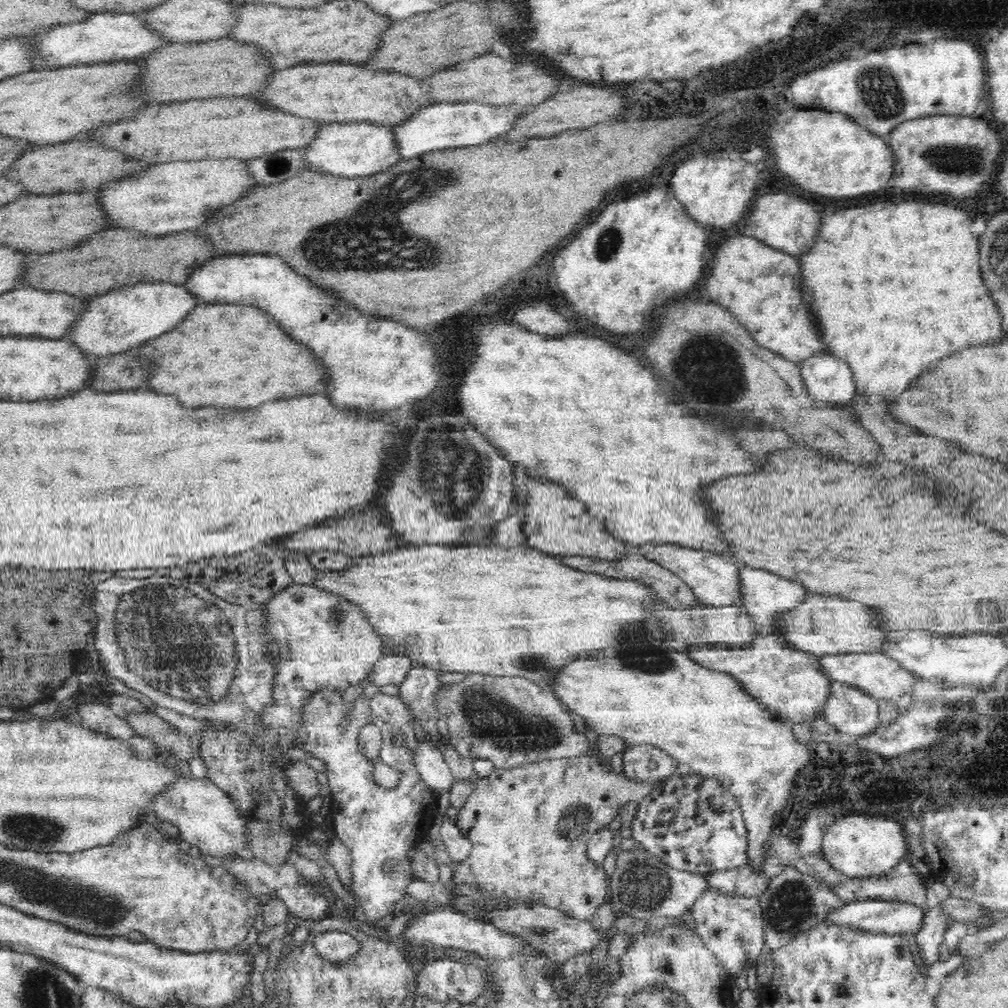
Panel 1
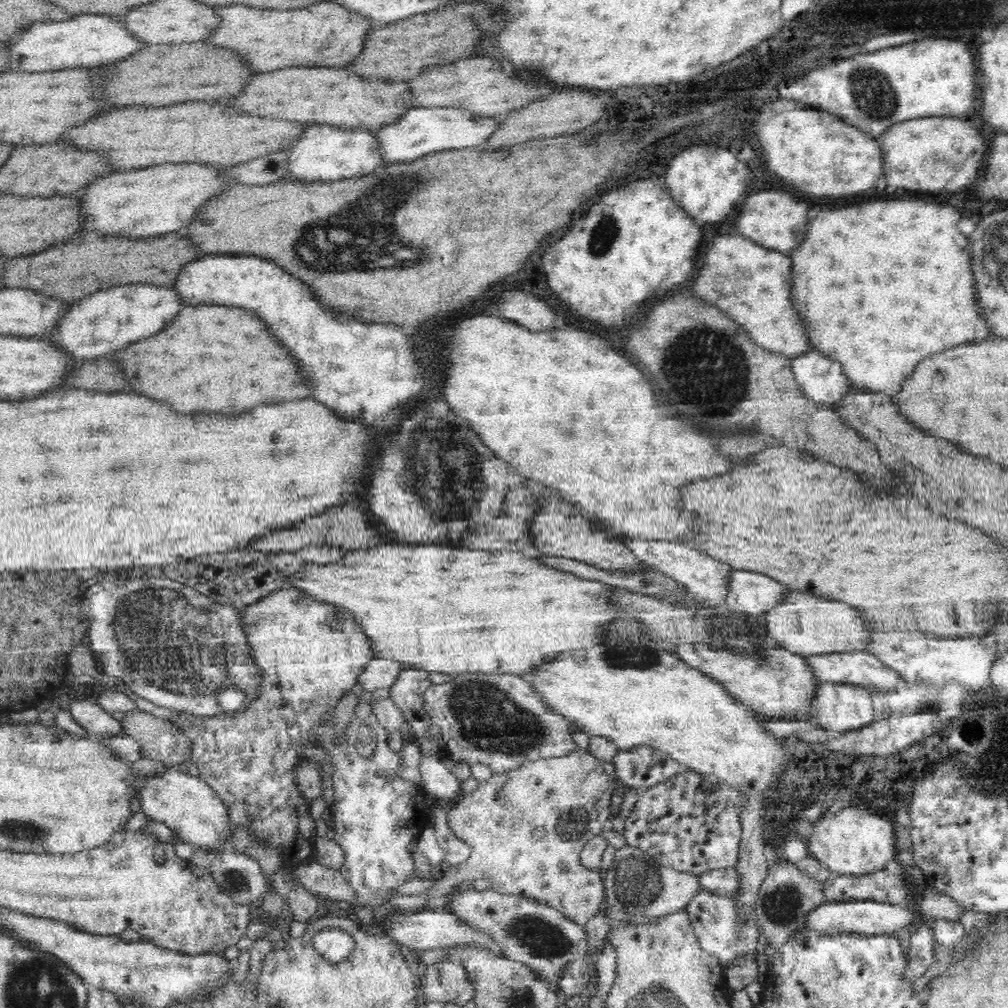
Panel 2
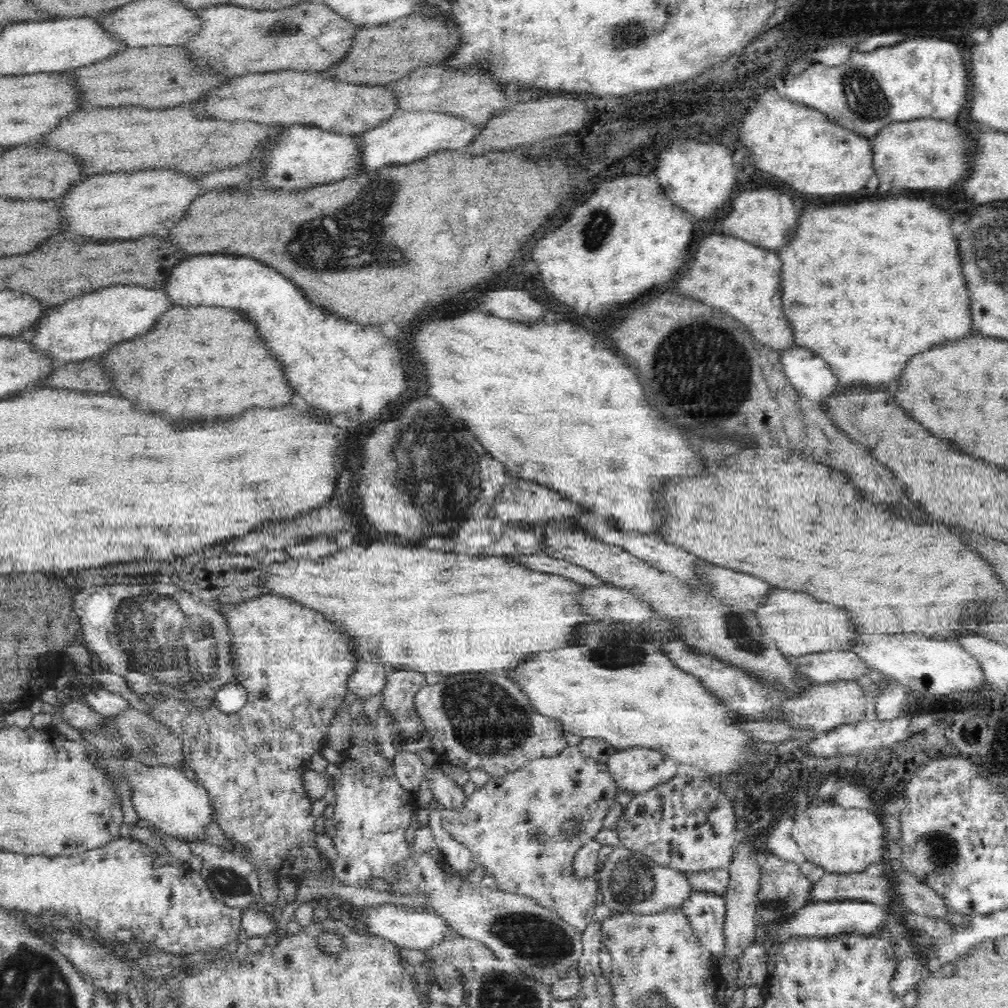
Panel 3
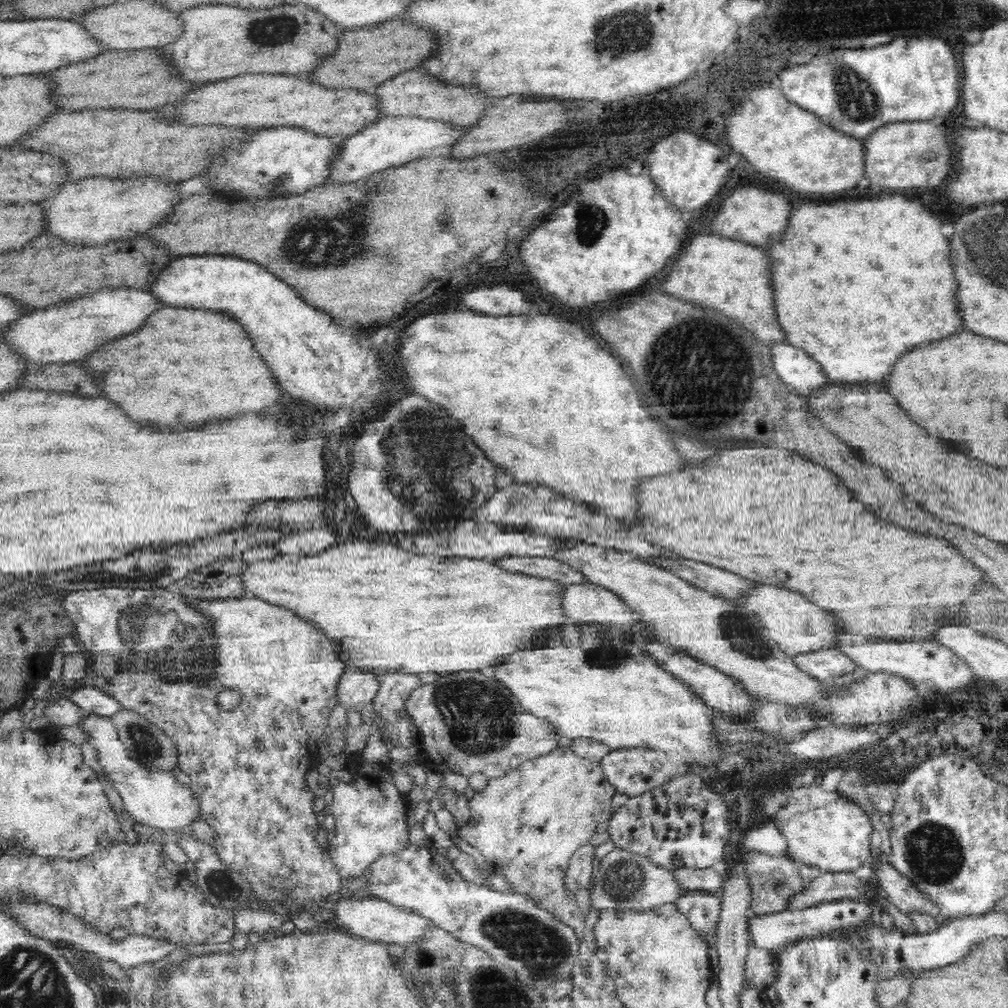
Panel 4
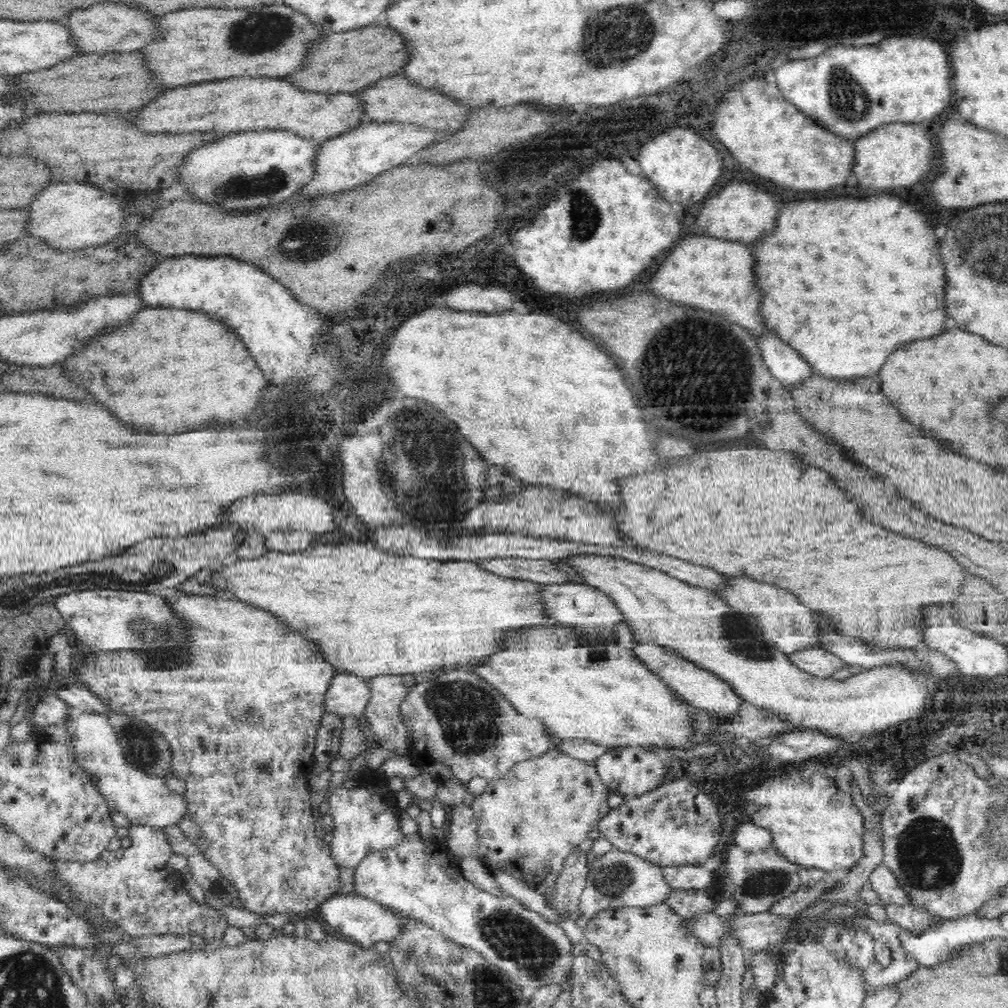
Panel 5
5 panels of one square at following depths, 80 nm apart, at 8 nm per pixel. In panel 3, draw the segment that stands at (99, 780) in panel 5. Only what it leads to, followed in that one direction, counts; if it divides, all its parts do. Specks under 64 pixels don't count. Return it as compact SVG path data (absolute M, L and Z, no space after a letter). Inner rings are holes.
M129 758L120 759L113 770L128 780L132 804L141 824L156 826L163 834L184 840L187 844L206 840L208 826L214 824L216 809L208 789L198 781L188 780L182 767L148 767Z

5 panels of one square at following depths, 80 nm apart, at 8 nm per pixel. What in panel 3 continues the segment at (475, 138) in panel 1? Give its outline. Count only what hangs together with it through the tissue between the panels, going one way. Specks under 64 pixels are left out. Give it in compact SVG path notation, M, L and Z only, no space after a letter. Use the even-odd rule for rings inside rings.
M404 111L398 112L390 120L362 134L362 161L366 172L384 166L406 165L427 157L437 151L456 151L474 142L484 132L485 124L472 123L466 117L452 115L446 111Z

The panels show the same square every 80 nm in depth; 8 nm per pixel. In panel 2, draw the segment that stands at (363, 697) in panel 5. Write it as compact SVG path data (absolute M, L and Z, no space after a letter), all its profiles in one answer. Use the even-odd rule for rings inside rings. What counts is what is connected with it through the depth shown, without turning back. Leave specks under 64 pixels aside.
M376 658L370 662L366 670L360 674L358 684L363 690L373 691L374 689L391 687L400 672L405 669L404 663L395 659Z

